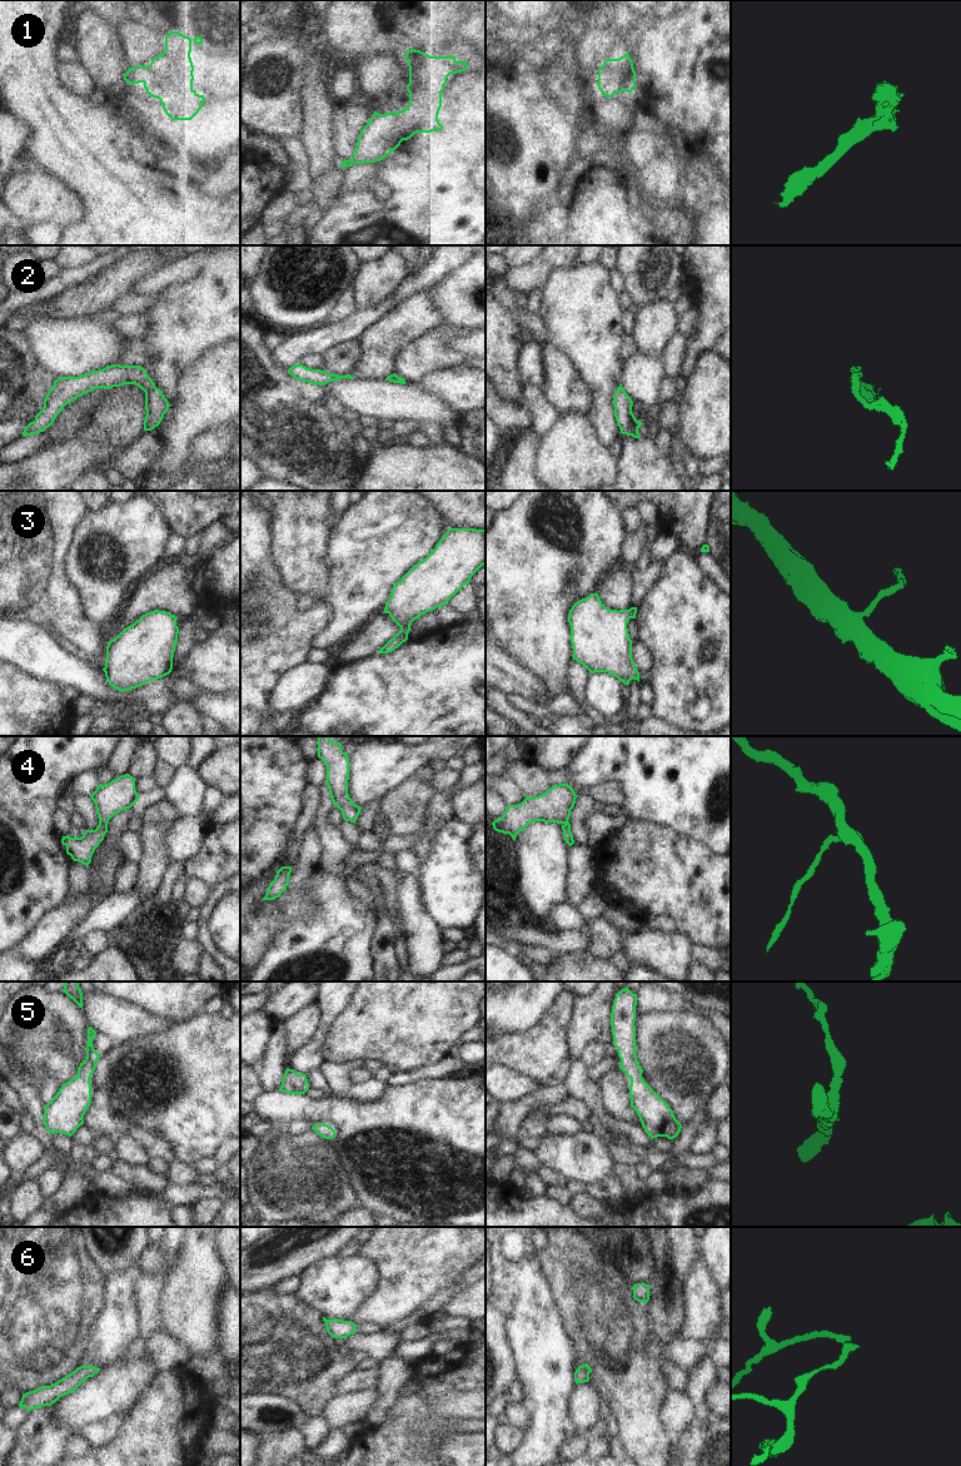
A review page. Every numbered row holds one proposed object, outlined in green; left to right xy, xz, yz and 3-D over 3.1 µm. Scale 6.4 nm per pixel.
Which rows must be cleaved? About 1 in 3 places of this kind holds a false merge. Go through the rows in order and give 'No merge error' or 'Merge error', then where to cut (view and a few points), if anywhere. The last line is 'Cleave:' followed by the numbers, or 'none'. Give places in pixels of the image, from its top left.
1: No merge error. No split
2: No merge error. No split
3: No merge error. No split
4: No merge error. No split
5: No merge error. No split
6: No merge error. No split
Cleave: none

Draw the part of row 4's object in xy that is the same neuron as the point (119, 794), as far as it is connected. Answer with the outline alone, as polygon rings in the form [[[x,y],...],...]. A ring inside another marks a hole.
[[[121,775],[110,782],[101,785],[90,795],[95,804],[99,825],[95,830],[85,830],[81,838],[63,836],[61,844],[66,846],[66,854],[74,861],[89,865],[91,856],[108,833],[109,820],[118,812],[130,809],[139,795],[135,790],[135,777]]]

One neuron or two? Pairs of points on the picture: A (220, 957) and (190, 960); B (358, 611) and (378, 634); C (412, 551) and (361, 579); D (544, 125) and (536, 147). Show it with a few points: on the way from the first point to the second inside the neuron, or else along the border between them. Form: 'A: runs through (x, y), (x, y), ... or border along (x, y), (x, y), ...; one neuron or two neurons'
A: border along (195, 940), (204, 952); two neurons
B: border along (373, 616), (345, 641); two neurons
C: runs through (399, 551), (388, 551), (373, 566); one neuron
D: border along (526, 109), (532, 128), (546, 144); two neurons

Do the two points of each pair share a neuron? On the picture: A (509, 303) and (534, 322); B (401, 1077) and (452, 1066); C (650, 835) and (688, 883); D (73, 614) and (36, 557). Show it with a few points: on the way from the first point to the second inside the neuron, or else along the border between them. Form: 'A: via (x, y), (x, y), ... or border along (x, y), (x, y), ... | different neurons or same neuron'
A: via (514, 309), (528, 321) | same neuron
B: via (413, 1074), (439, 1069) | same neuron
C: via (652, 846), (677, 871) | same neuron
D: via (59, 600), (36, 577), (36, 571) | same neuron

